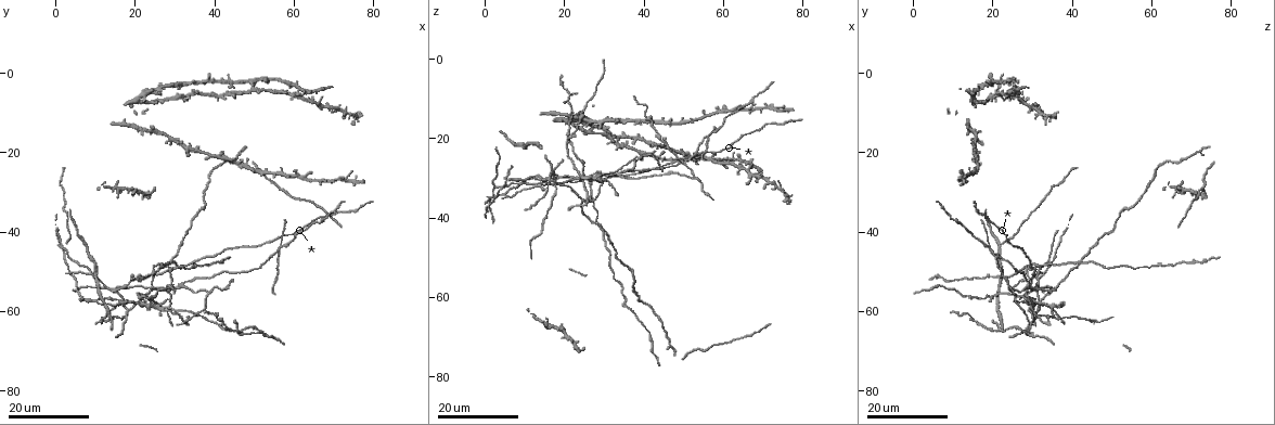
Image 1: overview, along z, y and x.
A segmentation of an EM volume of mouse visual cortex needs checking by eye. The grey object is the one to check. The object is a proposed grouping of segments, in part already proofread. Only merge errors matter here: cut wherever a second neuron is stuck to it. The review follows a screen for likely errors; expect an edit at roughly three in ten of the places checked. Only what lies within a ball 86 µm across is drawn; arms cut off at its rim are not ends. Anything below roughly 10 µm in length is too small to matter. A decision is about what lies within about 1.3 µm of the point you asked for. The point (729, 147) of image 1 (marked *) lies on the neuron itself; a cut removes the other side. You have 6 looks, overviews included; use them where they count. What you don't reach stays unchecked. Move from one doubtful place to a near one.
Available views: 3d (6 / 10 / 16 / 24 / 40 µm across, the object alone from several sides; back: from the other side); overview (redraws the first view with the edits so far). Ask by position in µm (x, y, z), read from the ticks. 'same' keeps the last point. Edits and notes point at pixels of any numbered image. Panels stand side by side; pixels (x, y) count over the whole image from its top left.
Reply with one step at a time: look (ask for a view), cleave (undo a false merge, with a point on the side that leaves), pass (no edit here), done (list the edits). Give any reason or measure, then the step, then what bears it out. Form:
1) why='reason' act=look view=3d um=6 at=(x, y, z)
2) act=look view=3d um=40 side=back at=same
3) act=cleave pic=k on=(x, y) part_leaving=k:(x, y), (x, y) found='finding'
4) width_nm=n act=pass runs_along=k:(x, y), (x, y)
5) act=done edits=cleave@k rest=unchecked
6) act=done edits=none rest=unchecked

why='branch point' act=look view=3d um=24 at=(56.0, 44.5, 20.0)

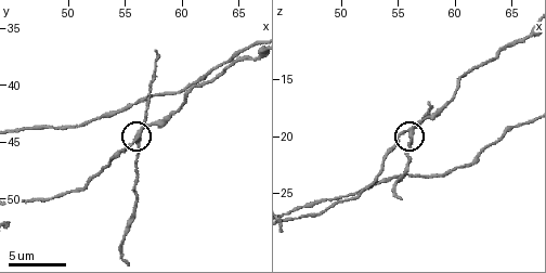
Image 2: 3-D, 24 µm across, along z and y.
why='closer look' act=look view=3d um=6 at=(56.0, 45.0, 19.6)

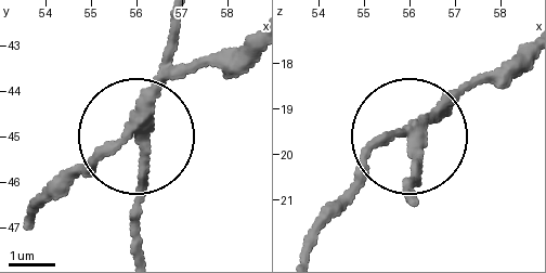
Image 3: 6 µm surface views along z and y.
act=cleave pic=3 on=(142, 159) part_leaving=3:(151, 107), (139, 255) found='two neurons meet here'

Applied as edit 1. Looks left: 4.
act=look view=overview

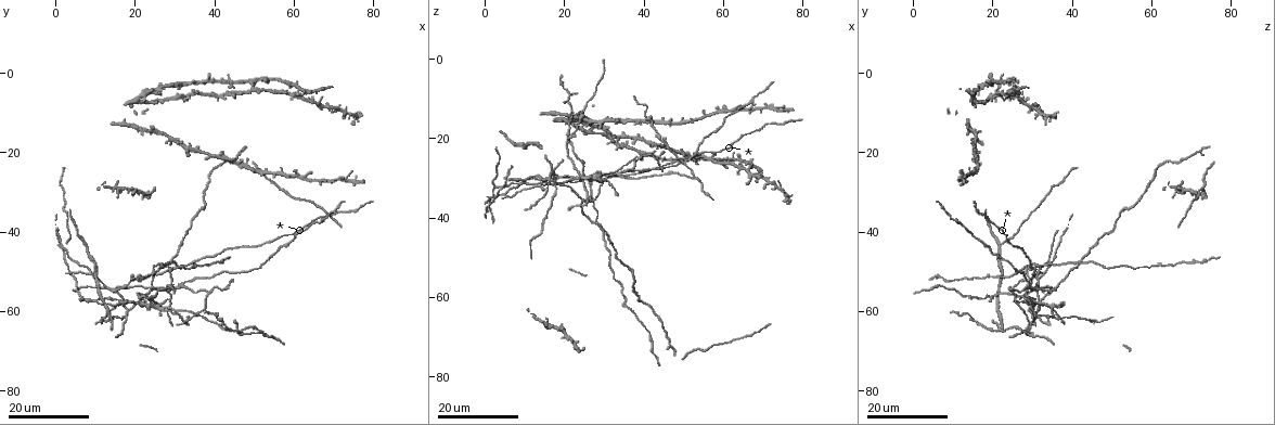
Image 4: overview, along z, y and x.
why='a fork' act=look view=3d um=16 at=(18.0, 61.5, 31.0)

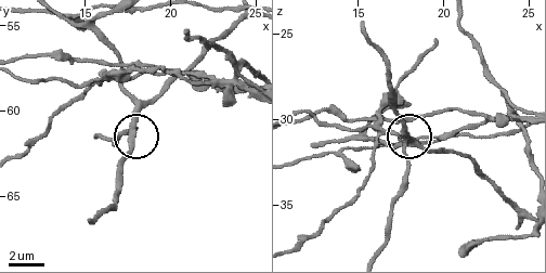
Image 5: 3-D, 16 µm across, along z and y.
why='closer look' act=look view=3d um=10 at=(17.8, 61.1, 31.2)

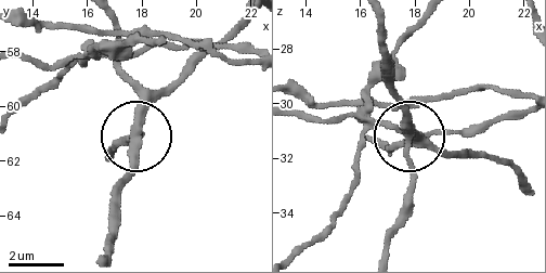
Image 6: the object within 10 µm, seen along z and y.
arms=3 act=pass found='continuous, no second neuron'

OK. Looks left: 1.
act=done edits=cleave@3 rest=unchecked

